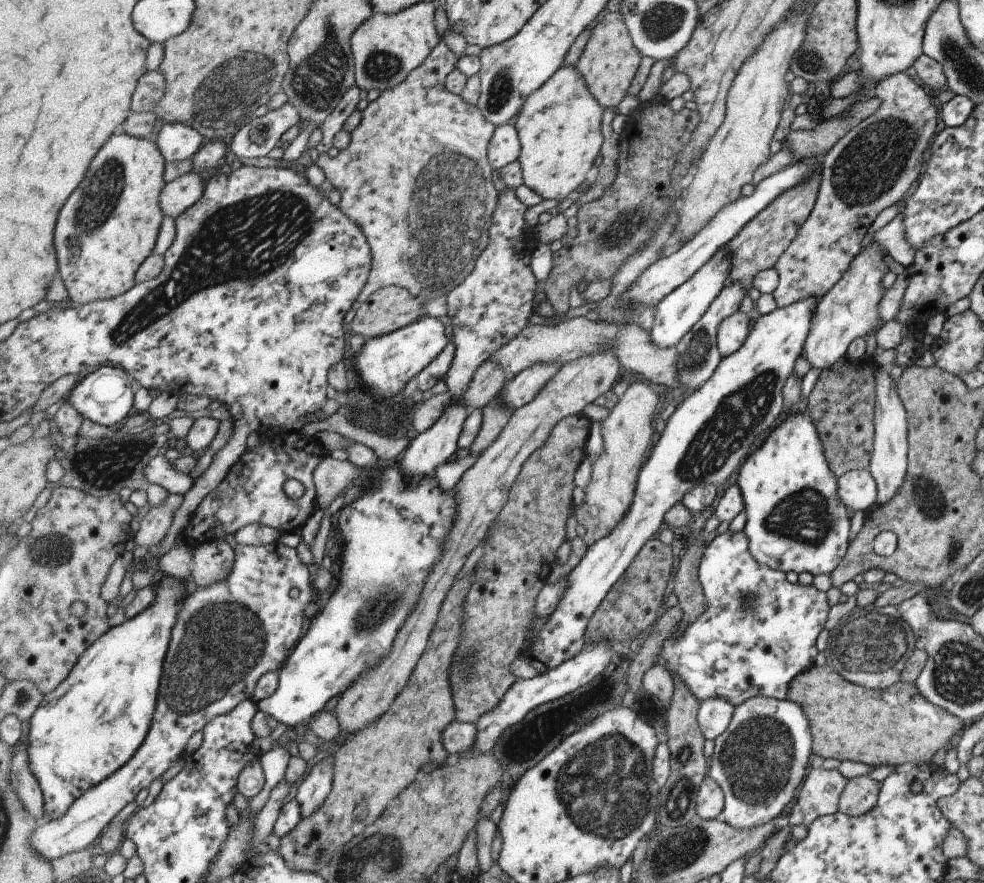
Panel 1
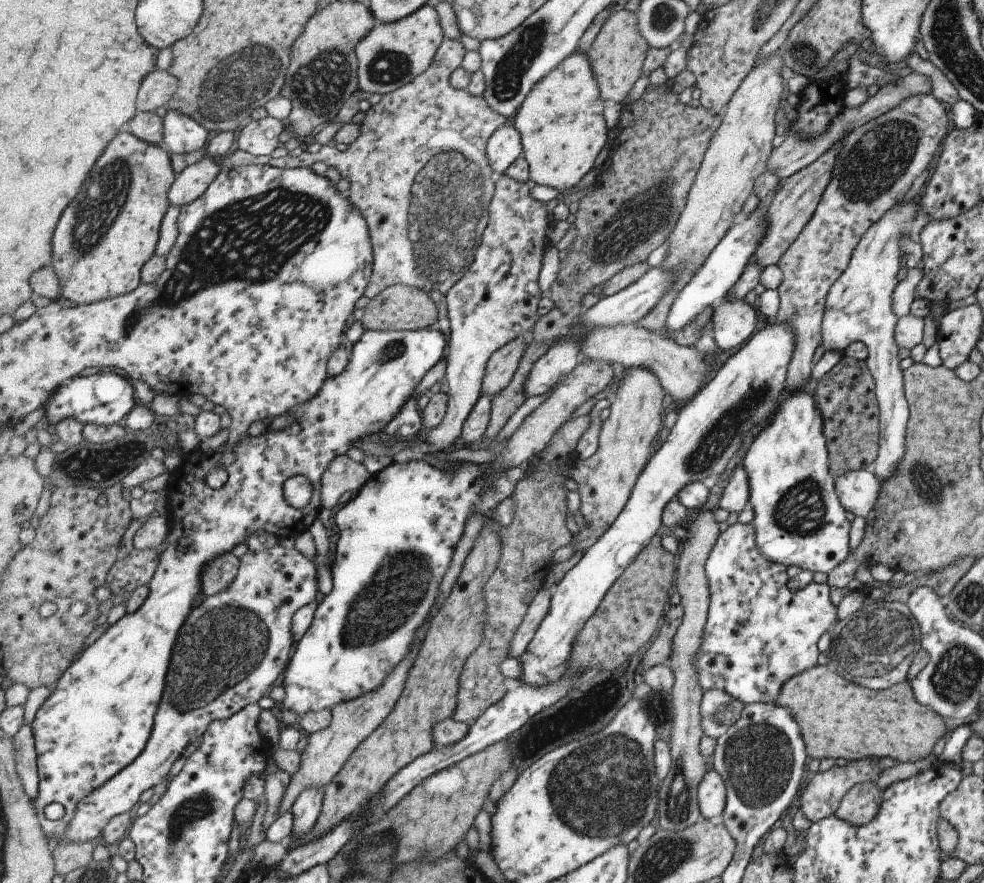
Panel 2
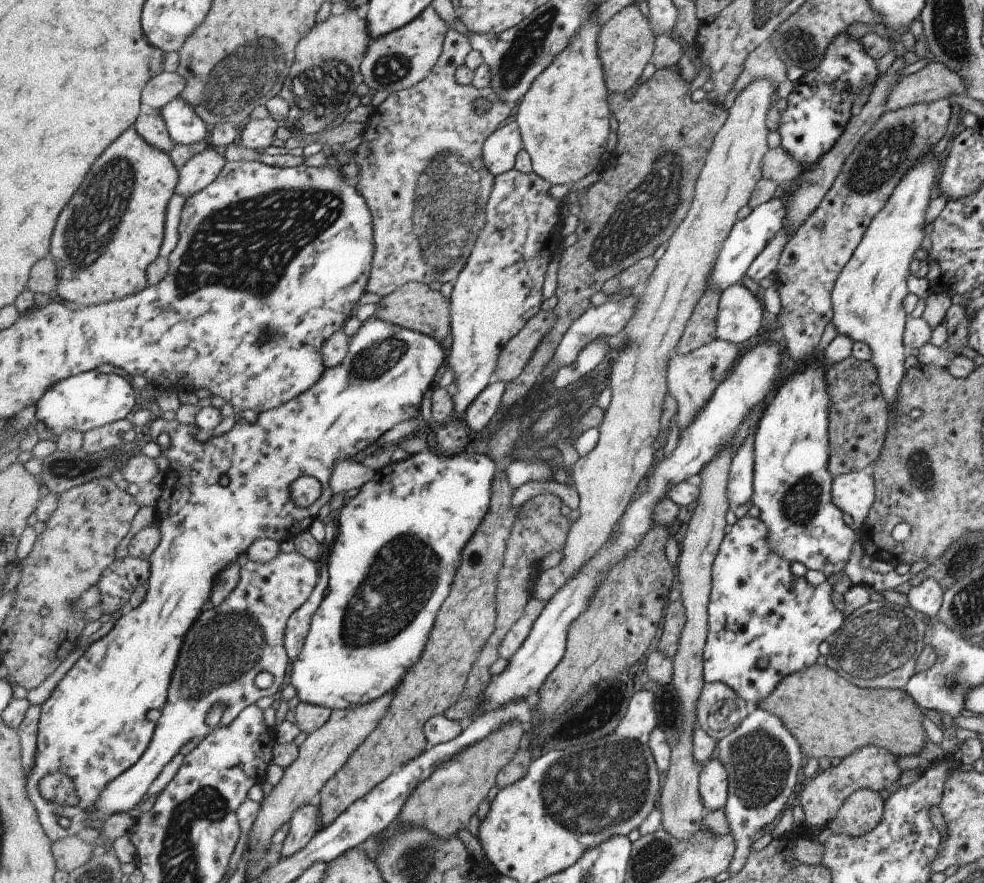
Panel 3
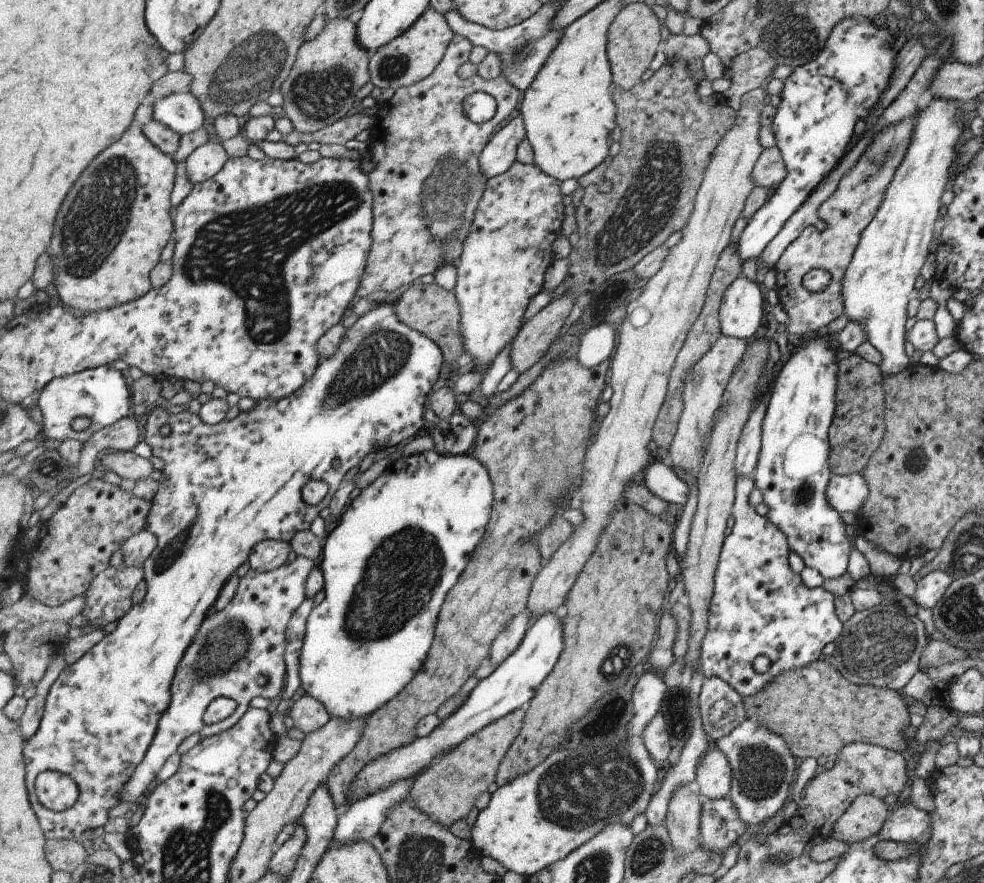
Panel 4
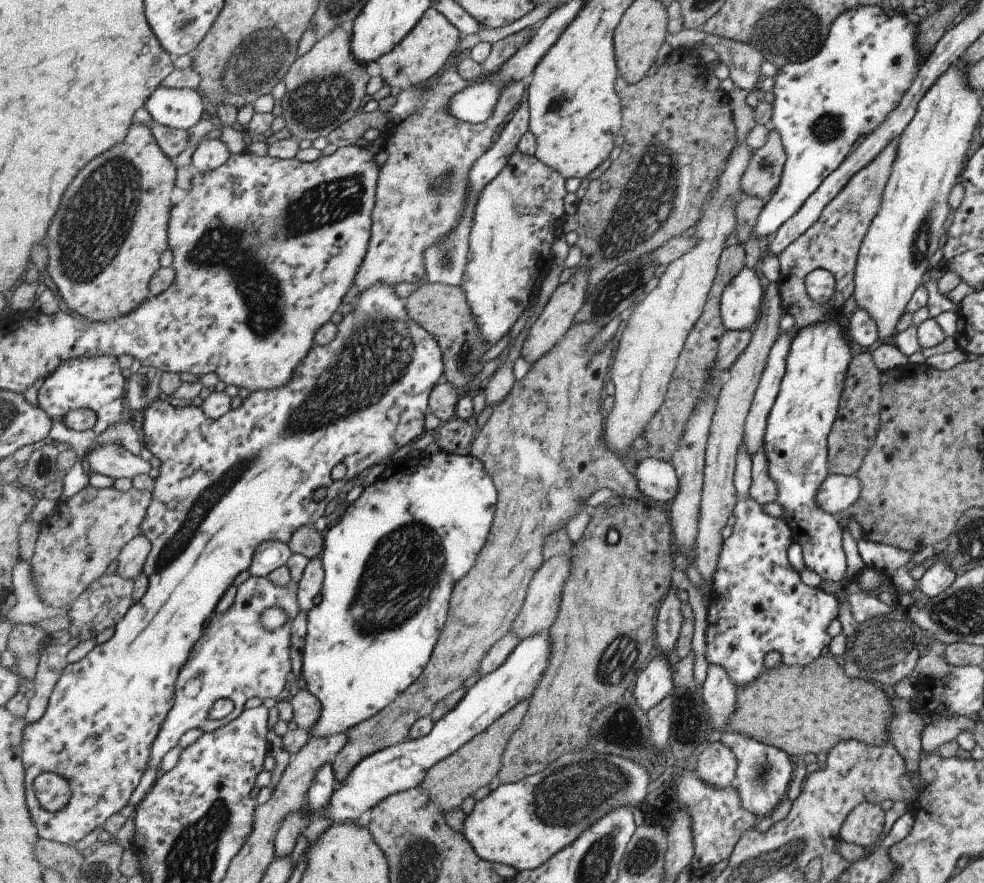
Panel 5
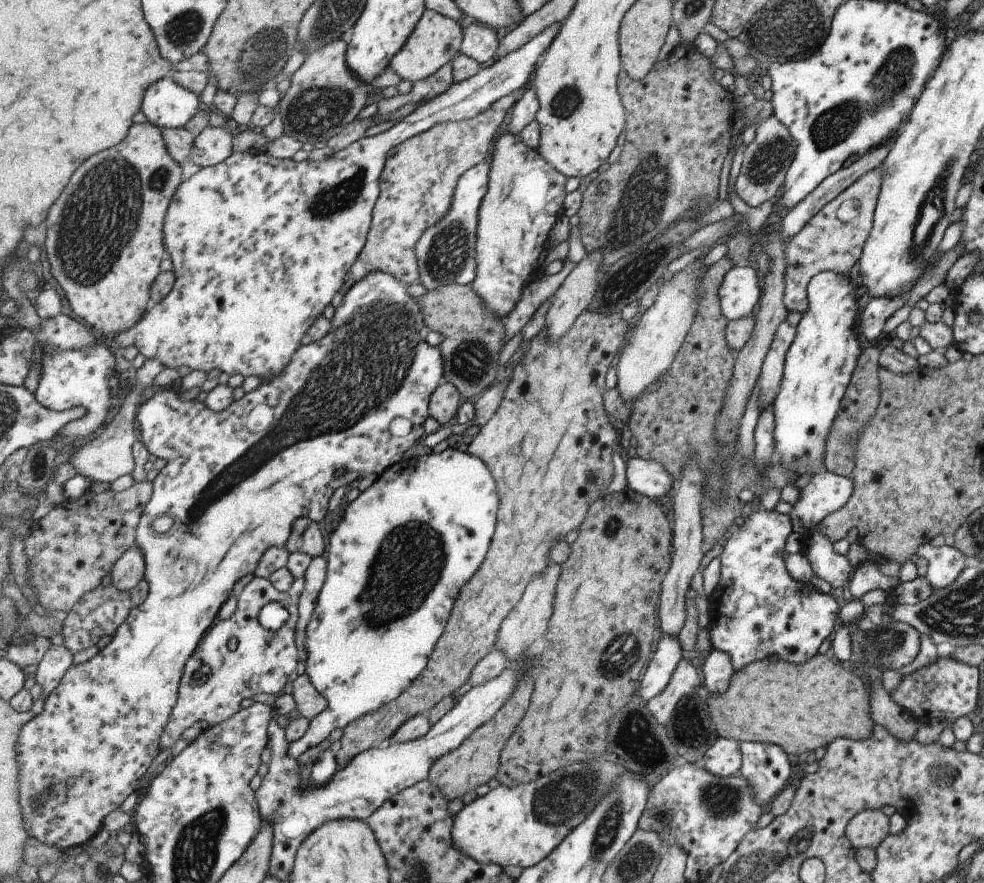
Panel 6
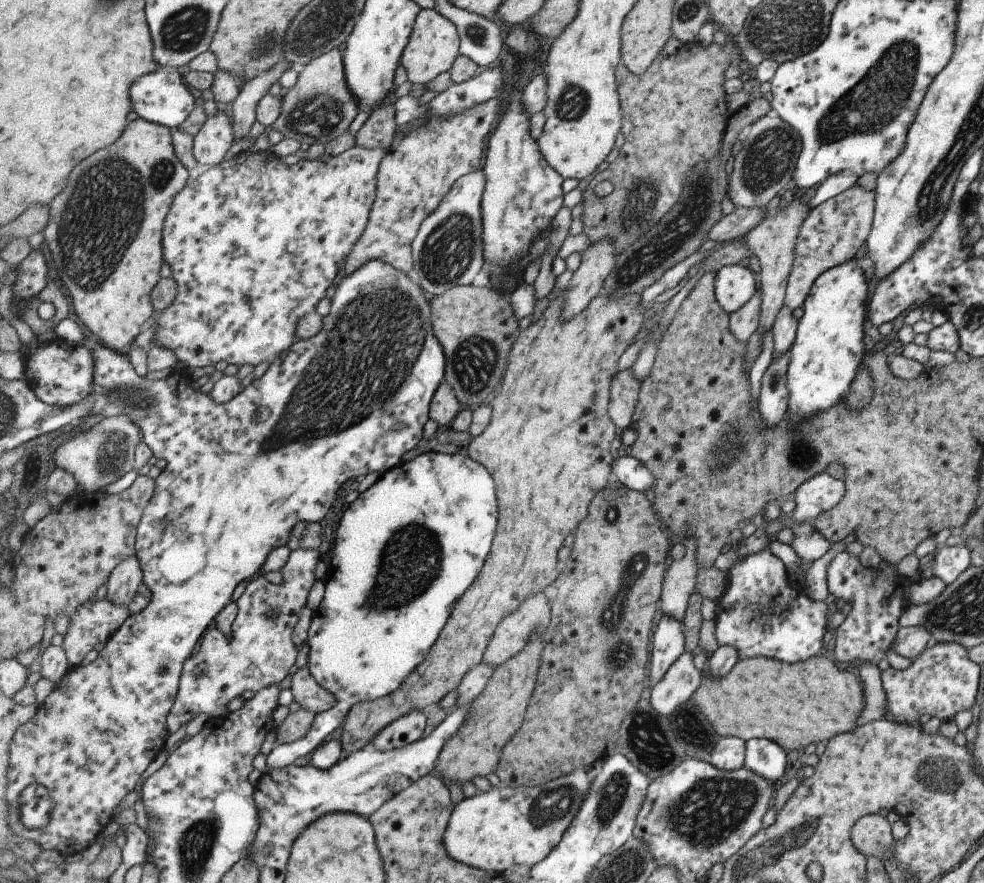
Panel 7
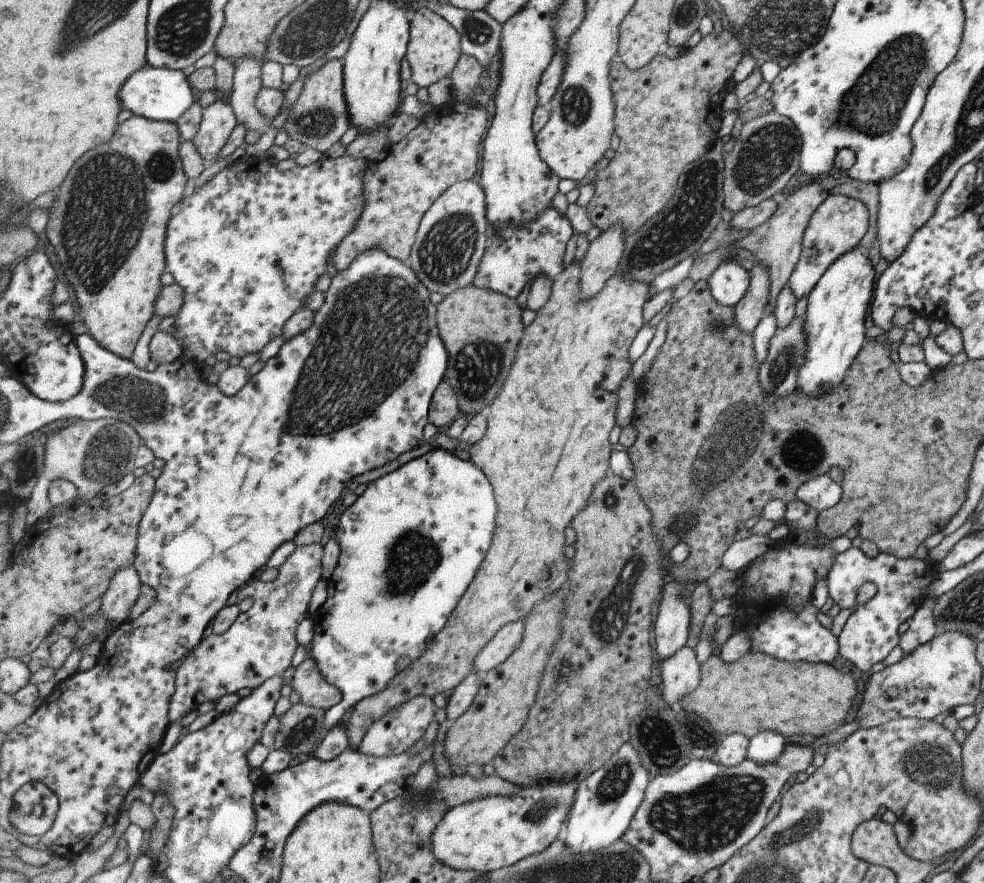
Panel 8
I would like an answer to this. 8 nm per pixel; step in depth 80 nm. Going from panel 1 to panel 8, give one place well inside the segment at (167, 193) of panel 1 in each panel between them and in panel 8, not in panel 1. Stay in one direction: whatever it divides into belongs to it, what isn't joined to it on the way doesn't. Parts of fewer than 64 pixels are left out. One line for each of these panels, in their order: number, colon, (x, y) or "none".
2: (193, 182)
3: (202, 169)
4: (206, 162)
5: (212, 153)
6: (215, 145)
7: (211, 144)
8: (219, 121)

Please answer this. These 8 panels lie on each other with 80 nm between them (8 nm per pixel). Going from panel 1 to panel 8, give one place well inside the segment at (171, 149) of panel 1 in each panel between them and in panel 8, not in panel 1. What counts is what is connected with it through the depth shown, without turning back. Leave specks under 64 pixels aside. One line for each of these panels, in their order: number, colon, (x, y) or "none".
2: (184, 134)
3: (185, 126)
4: (181, 111)
5: (181, 109)
6: (167, 104)
7: (162, 97)
8: (156, 93)

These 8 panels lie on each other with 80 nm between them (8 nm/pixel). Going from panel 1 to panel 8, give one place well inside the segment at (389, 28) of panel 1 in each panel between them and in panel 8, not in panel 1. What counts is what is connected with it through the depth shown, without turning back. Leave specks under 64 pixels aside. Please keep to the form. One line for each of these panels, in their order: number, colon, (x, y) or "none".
2: (394, 54)
3: (401, 59)
4: (414, 56)
5: (423, 53)
6: (436, 40)
7: (434, 47)
8: (435, 48)

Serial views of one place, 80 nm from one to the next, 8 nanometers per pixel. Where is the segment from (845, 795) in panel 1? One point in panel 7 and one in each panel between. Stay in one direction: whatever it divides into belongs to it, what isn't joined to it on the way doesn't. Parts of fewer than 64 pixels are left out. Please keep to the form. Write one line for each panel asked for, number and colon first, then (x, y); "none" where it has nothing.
2: (859, 805)
3: (861, 811)
4: (864, 817)
5: (863, 825)
6: (867, 829)
7: (871, 835)

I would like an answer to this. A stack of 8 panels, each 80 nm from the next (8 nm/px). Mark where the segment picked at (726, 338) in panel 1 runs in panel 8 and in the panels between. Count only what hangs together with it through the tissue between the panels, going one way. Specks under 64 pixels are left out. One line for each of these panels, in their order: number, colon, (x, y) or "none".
2: (734, 321)
3: (739, 317)
4: (740, 309)
5: (739, 304)
6: (738, 292)
7: (733, 285)
8: (728, 283)

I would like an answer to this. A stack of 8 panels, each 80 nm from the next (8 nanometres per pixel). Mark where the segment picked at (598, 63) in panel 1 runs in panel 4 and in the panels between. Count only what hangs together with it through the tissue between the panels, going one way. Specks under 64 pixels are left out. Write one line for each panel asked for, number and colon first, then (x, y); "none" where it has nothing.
2: (618, 54)
3: (627, 42)
4: (635, 38)

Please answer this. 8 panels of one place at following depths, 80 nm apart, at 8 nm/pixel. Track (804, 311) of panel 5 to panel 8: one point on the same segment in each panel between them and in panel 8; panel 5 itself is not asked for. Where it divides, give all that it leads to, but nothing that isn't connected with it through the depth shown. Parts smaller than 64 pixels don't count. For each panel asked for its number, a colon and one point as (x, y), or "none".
6: (831, 241)
7: (832, 233)
8: (839, 222)

